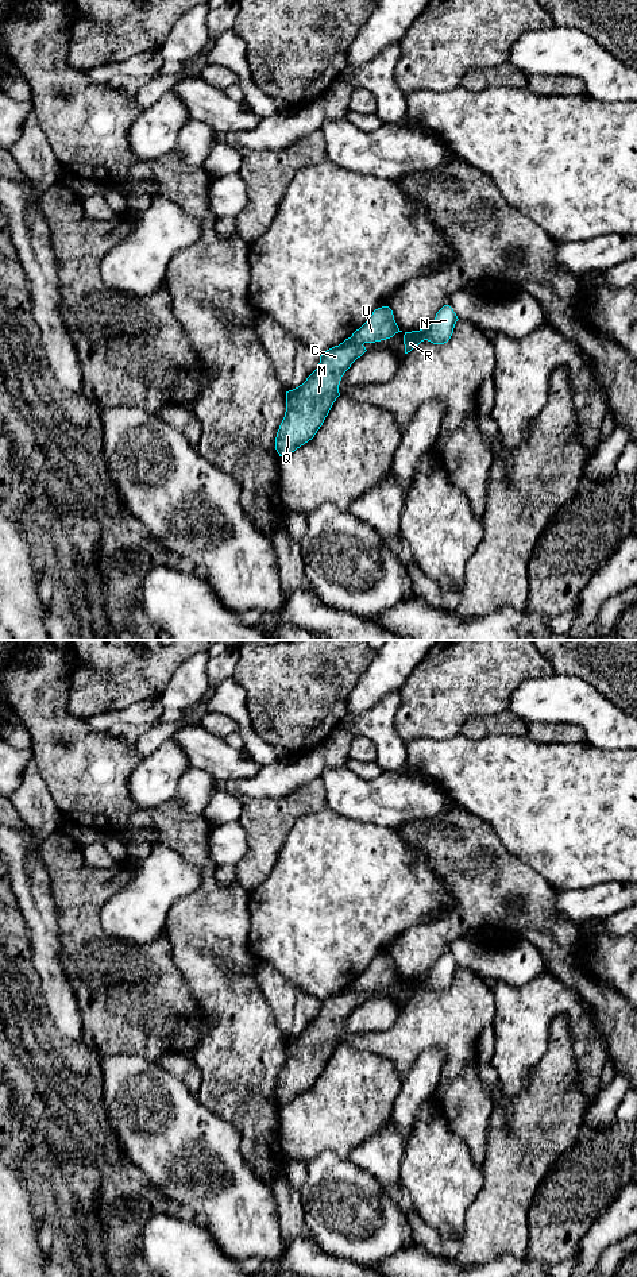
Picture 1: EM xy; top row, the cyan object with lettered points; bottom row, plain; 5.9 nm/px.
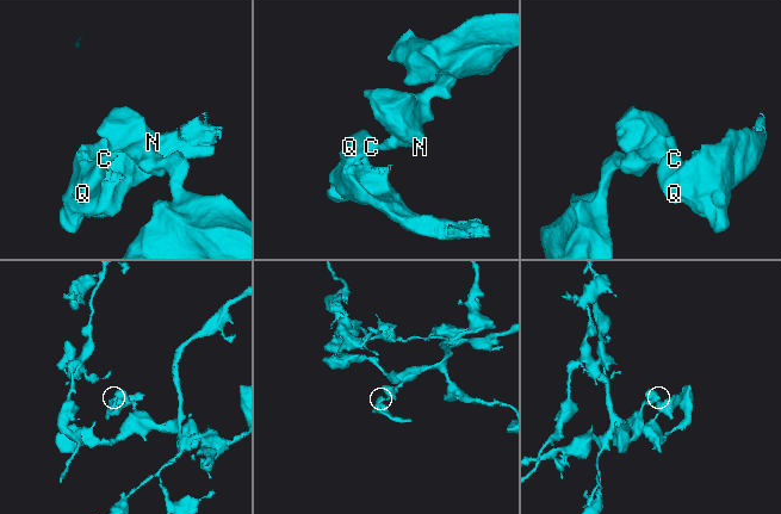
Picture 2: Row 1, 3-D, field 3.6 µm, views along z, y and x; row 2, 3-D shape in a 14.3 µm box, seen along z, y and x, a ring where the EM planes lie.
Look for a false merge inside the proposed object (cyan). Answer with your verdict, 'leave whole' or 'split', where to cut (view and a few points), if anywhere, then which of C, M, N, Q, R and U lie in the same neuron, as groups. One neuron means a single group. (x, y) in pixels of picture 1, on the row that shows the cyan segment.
split; cut in xy along (351, 336), (362, 344); C M Q / N R U

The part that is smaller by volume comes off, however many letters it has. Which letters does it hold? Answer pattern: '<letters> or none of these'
C, M, Q

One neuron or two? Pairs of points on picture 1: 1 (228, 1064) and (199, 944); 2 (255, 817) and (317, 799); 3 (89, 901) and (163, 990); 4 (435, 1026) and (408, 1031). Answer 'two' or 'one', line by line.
1: one
2: one
3: one
4: one

